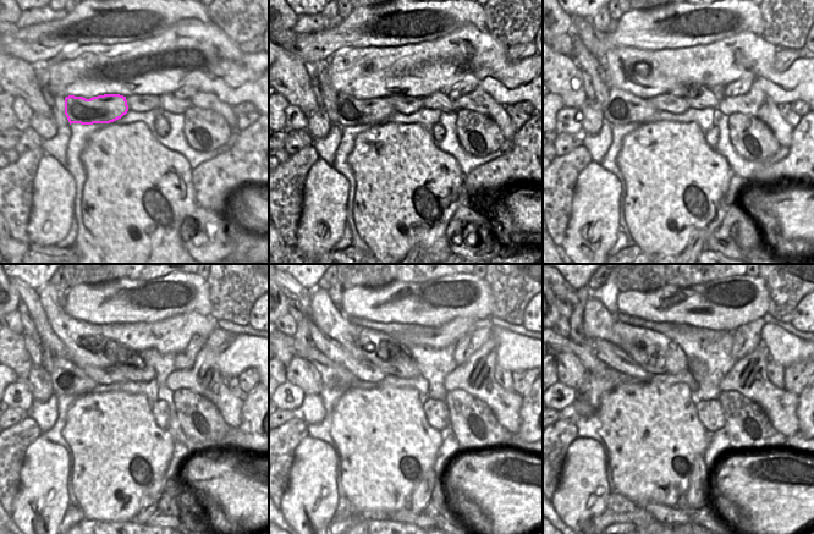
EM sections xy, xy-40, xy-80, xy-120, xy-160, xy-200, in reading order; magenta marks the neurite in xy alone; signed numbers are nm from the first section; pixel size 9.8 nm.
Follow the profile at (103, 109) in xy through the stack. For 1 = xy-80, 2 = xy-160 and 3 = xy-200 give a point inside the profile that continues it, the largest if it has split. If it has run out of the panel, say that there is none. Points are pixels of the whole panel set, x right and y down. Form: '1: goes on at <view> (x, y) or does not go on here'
1: goes on at xy-80 (622, 108)
2: goes on at xy-160 (335, 376)
3: goes on at xy-200 (586, 354)

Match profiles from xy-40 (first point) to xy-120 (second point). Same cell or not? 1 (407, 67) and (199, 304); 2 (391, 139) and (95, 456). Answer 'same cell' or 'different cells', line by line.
1: different cells
2: same cell

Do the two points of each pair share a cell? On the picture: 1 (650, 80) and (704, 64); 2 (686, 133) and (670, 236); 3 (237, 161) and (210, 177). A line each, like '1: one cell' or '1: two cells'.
1: one cell
2: one cell
3: one cell

